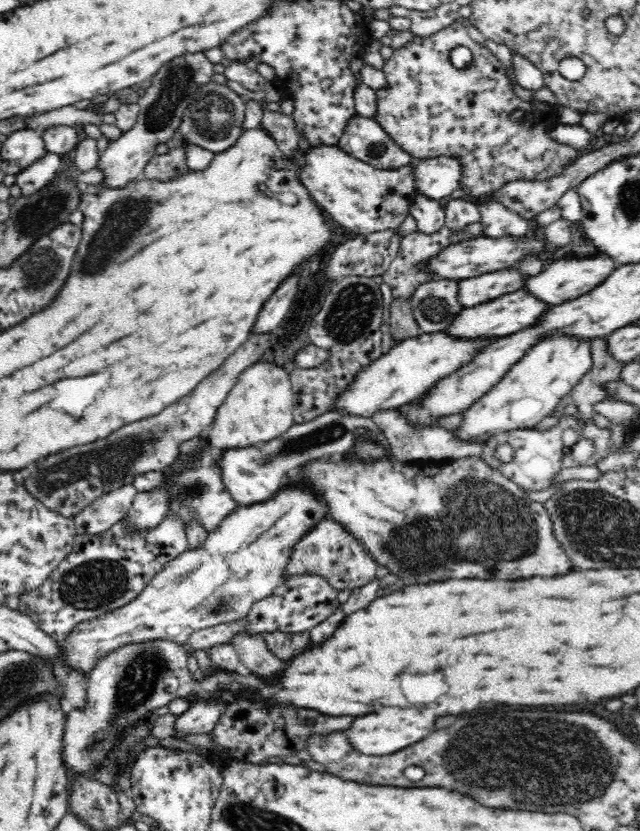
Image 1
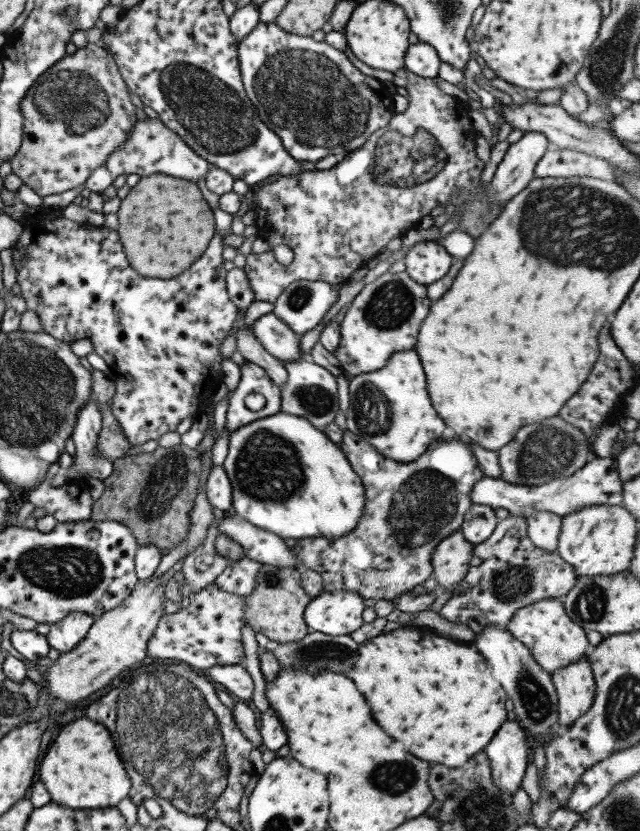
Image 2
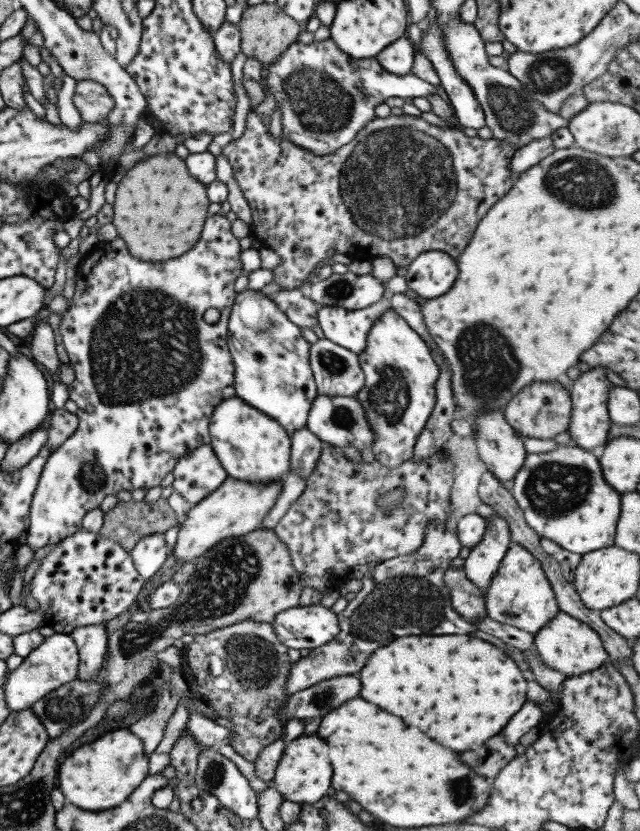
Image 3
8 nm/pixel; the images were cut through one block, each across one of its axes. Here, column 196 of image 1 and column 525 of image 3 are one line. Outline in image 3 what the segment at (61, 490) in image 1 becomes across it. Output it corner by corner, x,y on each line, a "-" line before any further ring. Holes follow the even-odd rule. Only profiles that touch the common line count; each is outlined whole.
535,381
531,386
527,384
519,394
513,396
503,408
504,419
520,436
539,438
539,440
553,439
559,432
563,432
570,423
571,414
570,394
558,382

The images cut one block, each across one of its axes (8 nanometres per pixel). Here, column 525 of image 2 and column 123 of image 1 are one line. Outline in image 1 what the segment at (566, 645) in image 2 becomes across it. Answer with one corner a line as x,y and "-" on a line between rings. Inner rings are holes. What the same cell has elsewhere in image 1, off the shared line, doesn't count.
301,486
282,487
272,500
240,506
236,512
226,516
214,532
208,533
200,548
185,549
180,556
166,563
129,604
76,624
62,640
57,641
59,662
65,668
69,668
72,672
77,670
87,678
98,664
98,660
106,658
110,652
116,652
118,648
124,648
128,644
170,640
176,644
188,645
188,640
194,632
245,617
252,604
266,599
283,582
282,574
290,556
290,547
293,547
293,544
296,544
313,524
324,518
327,518
326,507
317,500
309,488

